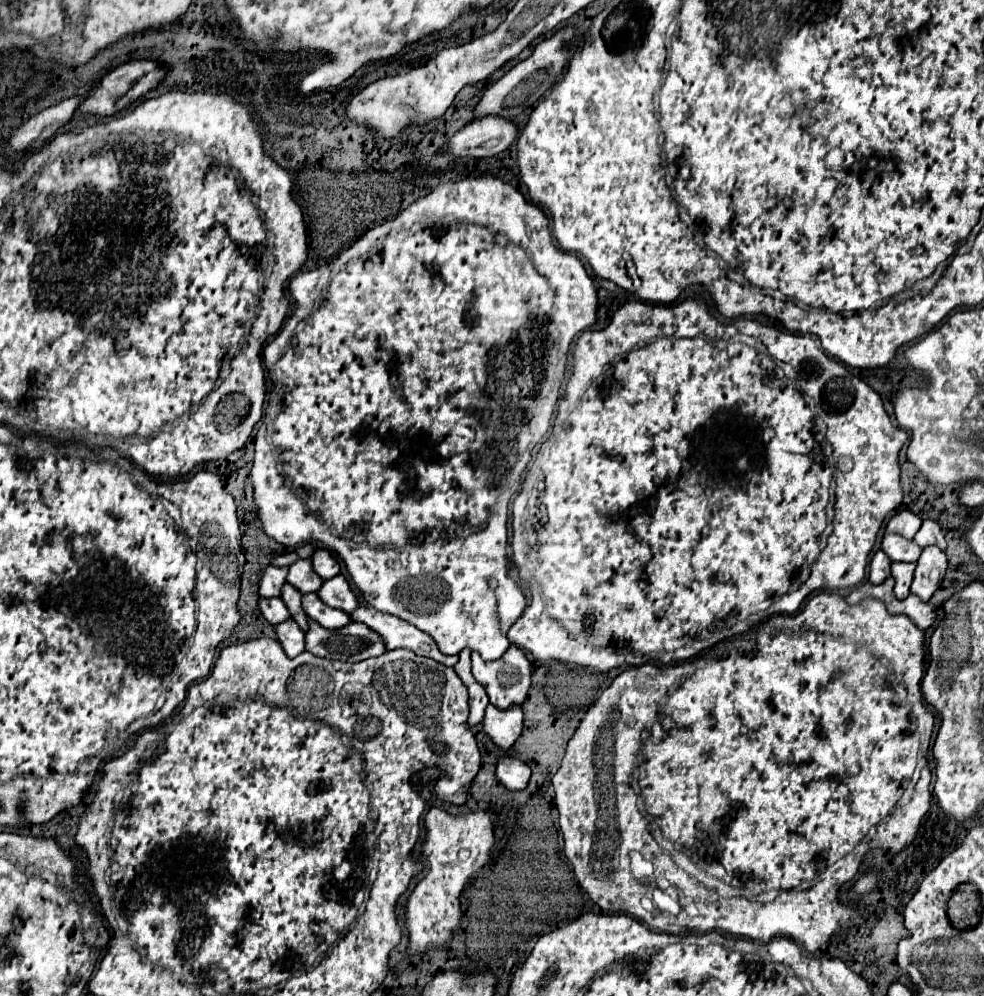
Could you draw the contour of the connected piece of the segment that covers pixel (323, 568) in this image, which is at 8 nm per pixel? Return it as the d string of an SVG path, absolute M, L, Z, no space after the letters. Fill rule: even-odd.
M316 548L310 560L312 560L314 572L316 572L322 580L328 580L328 578L334 578L334 576L340 574L340 566L338 566L336 558L334 558L326 548Z

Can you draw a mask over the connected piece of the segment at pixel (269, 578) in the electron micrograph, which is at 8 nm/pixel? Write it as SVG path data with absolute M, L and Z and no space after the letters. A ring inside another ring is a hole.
M268 566L258 582L258 594L262 598L272 598L280 594L280 588L286 582L286 568L276 568L276 566Z

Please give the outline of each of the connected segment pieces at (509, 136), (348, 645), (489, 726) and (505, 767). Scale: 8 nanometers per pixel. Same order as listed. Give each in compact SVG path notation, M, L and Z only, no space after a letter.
M482 118L466 124L448 140L448 154L456 158L486 158L496 156L516 140L518 128L510 120Z
M308 622L304 642L310 654L342 662L360 662L386 652L376 634L370 634L366 626L358 626L354 622L340 630L326 630L316 626L316 622Z
M488 706L482 720L484 732L500 750L510 750L512 744L522 734L522 708L514 706L514 710L498 710L496 706Z
M502 758L496 764L496 776L508 790L524 790L530 778L530 766L516 758Z

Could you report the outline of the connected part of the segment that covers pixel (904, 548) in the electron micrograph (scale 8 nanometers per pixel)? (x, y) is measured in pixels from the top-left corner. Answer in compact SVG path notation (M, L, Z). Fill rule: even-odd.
M884 534L882 550L894 562L916 562L920 558L920 552L922 552L922 548L916 542L906 540L900 534Z

